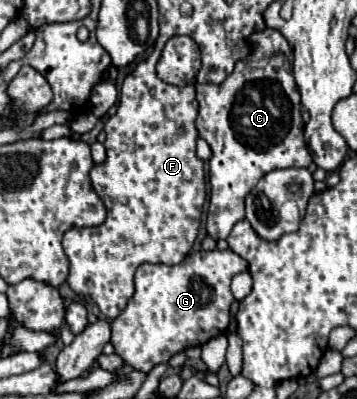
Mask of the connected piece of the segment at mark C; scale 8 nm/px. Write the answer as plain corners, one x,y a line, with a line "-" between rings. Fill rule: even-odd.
270,28
254,34
252,42
256,42
256,50
248,60
236,62
234,72
222,84
196,86
200,104
196,128
212,148
212,158
208,162
210,212
206,228
214,240
228,238
232,226
244,220
244,198
266,172
278,168
308,168
312,164
310,150
304,142
302,106
292,76
292,64
286,62
284,54
270,54
274,38
282,38
278,34
280,32
-
264,58
270,60
264,62

